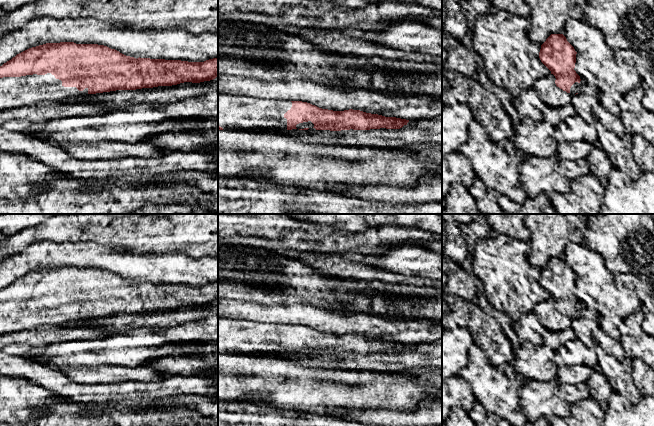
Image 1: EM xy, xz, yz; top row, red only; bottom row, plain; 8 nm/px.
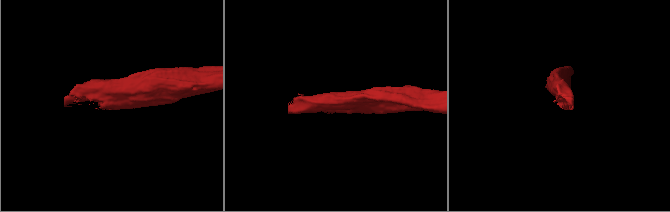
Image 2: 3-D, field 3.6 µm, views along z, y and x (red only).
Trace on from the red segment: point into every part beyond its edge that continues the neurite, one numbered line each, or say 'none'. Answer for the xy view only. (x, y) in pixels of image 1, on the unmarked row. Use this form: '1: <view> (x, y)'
1: xy (15, 316)

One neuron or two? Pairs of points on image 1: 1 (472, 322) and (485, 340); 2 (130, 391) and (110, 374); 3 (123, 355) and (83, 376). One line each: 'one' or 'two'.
1: one
2: two
3: two

